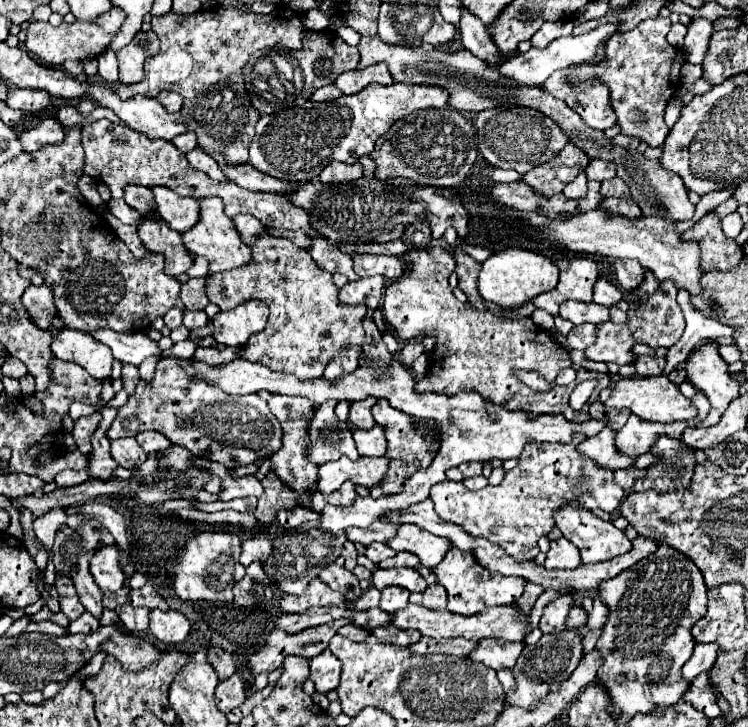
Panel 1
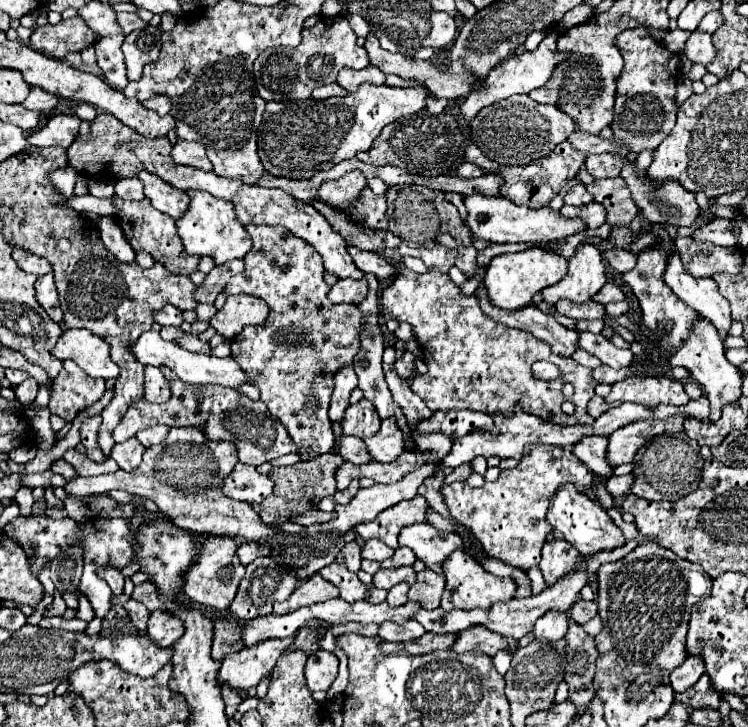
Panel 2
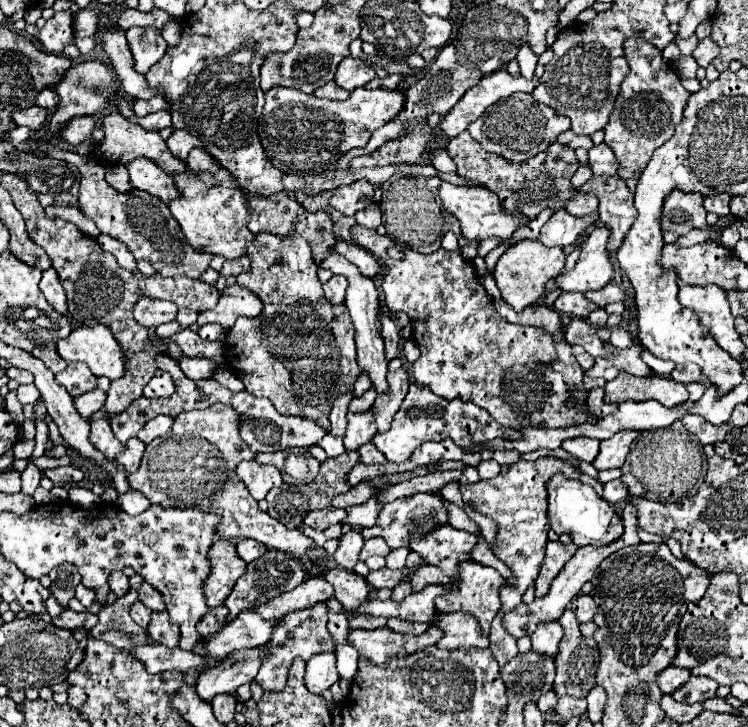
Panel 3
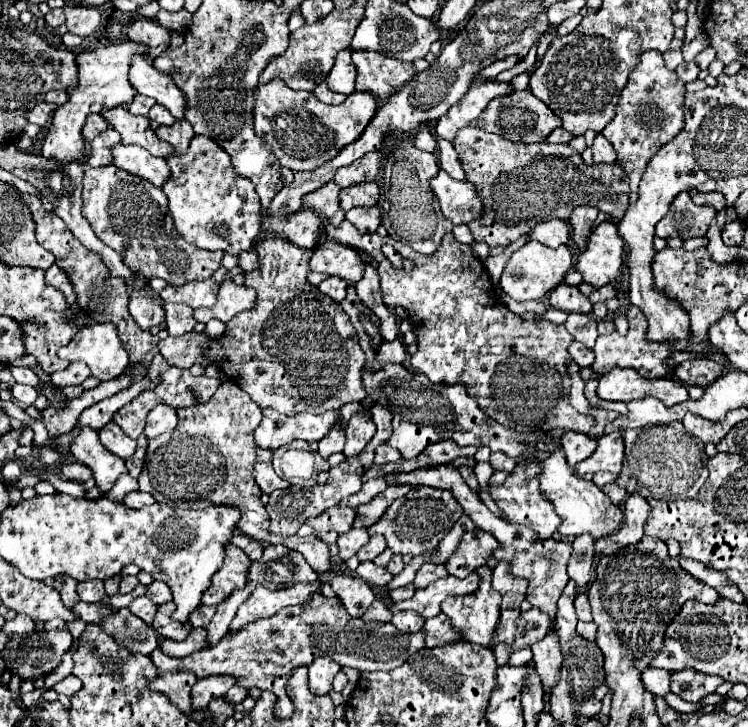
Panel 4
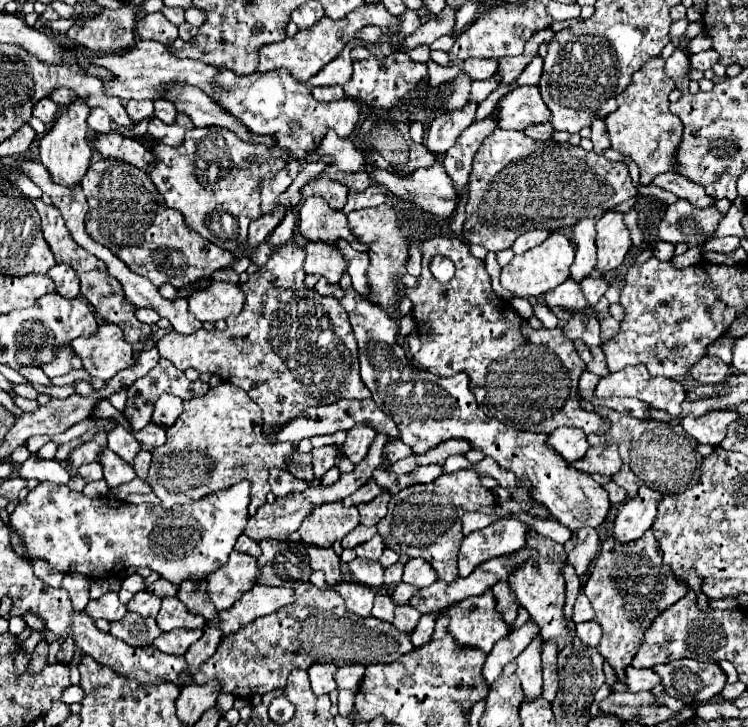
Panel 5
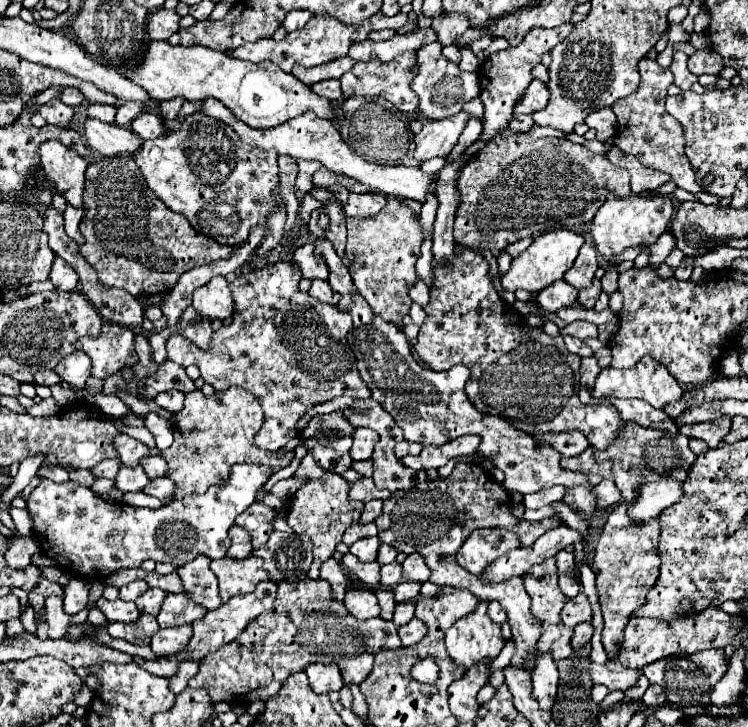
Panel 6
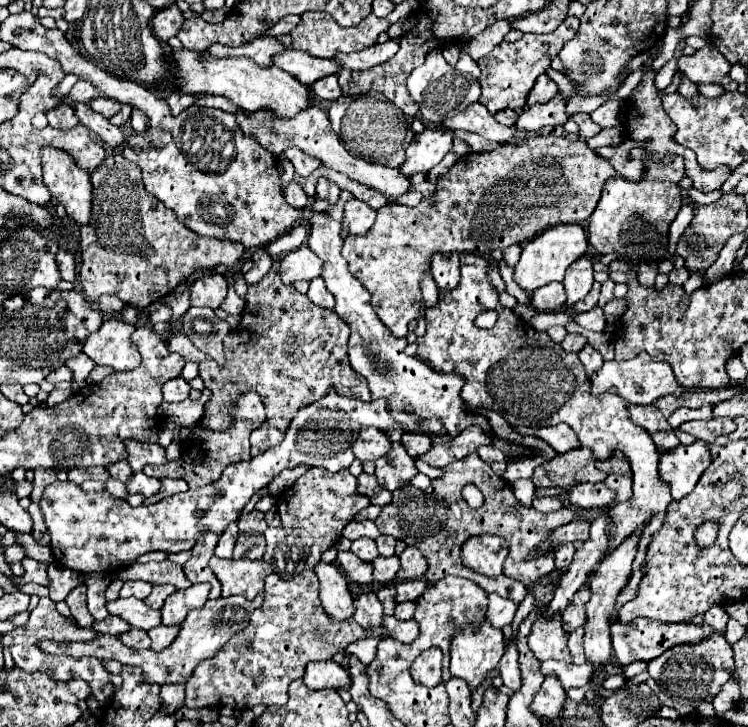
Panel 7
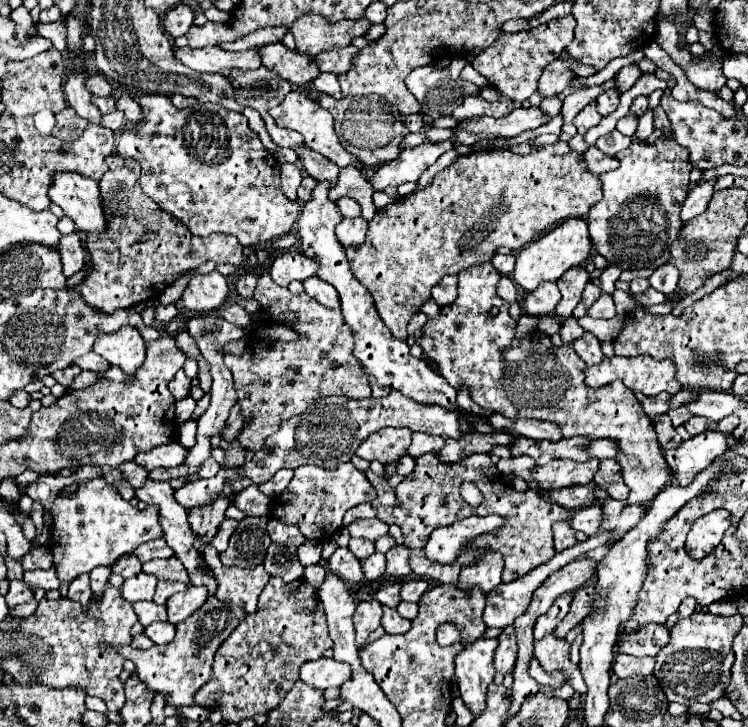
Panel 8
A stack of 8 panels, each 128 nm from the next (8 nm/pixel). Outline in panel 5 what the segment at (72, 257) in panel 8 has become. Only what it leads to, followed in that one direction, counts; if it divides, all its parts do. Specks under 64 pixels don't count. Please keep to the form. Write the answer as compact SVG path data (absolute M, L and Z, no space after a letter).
M56 264L48 270L48 276L54 280L58 294L64 298L76 298L80 294L80 280L68 264Z

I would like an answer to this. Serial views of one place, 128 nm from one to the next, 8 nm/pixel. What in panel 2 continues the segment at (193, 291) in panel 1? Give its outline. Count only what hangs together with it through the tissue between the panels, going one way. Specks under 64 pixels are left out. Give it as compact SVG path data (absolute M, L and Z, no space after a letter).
M232 260L222 266L214 266L214 270L204 278L204 282L198 286L198 304L212 304L216 296L222 292L222 286L238 272L244 270L244 260Z

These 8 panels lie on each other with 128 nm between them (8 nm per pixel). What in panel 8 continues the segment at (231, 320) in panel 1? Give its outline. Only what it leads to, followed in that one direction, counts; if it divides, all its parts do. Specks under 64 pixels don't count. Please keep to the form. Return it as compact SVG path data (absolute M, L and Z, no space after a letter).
M210 272L206 276L194 276L188 288L182 294L182 304L190 312L206 314L214 308L220 308L228 296L226 278L218 272Z

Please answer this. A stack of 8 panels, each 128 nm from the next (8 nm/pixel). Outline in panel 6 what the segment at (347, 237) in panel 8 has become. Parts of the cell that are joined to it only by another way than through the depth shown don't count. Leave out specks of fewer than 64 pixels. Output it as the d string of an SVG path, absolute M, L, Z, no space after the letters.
M366 192L366 194L350 194L346 206L344 206L344 214L346 216L372 216L376 212L380 212L380 208L386 204L384 194L378 192Z

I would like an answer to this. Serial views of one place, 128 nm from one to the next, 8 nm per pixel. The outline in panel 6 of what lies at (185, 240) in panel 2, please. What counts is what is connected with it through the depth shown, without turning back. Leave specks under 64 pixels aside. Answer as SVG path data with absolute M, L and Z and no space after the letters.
M192 114L182 124L178 120L166 122L168 134L164 138L156 138L152 142L144 142L142 150L134 154L138 168L142 170L148 188L158 194L158 198L174 212L184 214L188 222L204 236L214 238L220 244L240 246L252 226L266 226L268 210L272 208L272 190L278 186L278 154L276 150L264 152L256 146L248 146L240 142L238 134L216 122L216 118L208 118L206 114Z

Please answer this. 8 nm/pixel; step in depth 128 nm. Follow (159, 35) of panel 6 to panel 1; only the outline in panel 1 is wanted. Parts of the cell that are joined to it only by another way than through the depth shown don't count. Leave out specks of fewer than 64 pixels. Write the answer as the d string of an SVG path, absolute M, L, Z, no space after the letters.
M138 32L138 36L118 52L120 62L120 82L136 84L144 80L144 62L154 56L160 48L158 36L150 32Z

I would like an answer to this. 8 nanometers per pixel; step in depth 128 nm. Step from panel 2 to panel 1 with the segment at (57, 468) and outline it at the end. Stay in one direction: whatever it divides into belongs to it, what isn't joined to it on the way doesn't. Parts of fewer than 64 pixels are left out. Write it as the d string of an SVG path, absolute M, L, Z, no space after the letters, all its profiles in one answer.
M64 470L56 476L56 486L58 488L68 488L68 486L78 486L86 482L86 470L82 472L74 472L74 470Z

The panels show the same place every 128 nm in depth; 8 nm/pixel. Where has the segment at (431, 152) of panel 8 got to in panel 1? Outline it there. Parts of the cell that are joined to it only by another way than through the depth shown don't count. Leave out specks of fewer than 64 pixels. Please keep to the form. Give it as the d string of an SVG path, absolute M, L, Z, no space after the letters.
M602 24L598 26L596 30L590 30L586 34L580 34L580 36L566 36L566 38L556 38L554 42L550 42L544 50L540 48L530 48L526 54L516 54L512 56L512 60L504 62L500 66L502 74L508 74L510 78L516 78L518 82L524 82L524 84L544 84L546 78L554 72L554 70L560 70L560 68L566 68L570 64L582 64L582 62L594 62L596 56L598 56L598 50L604 42L608 42L608 38L612 34L616 34L620 30L618 24Z

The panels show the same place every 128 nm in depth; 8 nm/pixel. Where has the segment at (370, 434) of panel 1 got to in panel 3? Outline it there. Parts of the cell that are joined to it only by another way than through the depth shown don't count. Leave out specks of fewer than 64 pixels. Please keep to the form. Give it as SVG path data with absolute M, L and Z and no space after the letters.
M416 384L410 386L408 396L404 398L400 410L394 414L392 426L388 432L380 432L372 438L372 444L386 456L390 462L406 462L410 454L428 440L446 440L450 438L458 446L468 446L468 442L492 442L502 436L502 426L486 412L480 410L476 404L470 402L444 402L444 398L436 398L430 390L418 388Z

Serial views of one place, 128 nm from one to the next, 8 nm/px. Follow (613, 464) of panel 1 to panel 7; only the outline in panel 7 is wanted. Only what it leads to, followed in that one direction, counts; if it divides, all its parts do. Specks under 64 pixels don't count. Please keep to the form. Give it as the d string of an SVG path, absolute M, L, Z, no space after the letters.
M558 424L558 426L550 426L550 428L538 428L538 430L540 430L540 438L544 442L548 442L556 452L568 452L568 450L574 450L580 446L580 442L570 426Z

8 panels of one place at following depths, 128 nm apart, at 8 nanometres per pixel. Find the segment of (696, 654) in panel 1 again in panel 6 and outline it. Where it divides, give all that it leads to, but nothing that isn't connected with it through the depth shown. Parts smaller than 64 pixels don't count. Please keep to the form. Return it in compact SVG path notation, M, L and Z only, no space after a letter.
M608 660L606 664L594 664L590 666L590 674L594 684L604 684L610 690L628 690L632 686L636 686L640 672L638 670L630 670L620 666L618 660Z

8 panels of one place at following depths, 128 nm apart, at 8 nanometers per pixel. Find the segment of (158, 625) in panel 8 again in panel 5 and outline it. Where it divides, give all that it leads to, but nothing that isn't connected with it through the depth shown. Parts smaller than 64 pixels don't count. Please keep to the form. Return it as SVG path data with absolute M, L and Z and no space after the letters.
M172 630L172 632L164 632L156 638L154 646L158 650L162 650L164 654L176 654L176 656L182 656L186 654L186 650L198 642L202 636L202 630Z

